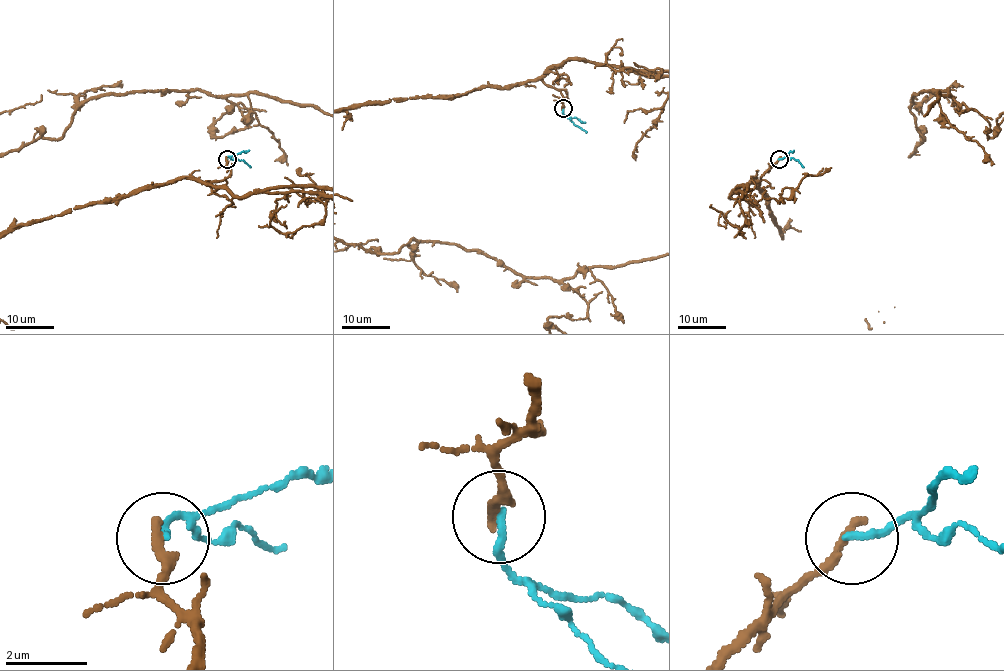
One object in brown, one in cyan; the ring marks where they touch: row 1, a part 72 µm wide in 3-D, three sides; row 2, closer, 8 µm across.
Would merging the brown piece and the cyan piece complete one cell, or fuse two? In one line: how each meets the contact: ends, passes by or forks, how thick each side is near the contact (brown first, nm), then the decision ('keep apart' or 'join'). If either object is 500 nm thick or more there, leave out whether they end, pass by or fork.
brown ends there; cyan ends there; 280 nm thick on the brown side, 180 nm on the other; keep apart

